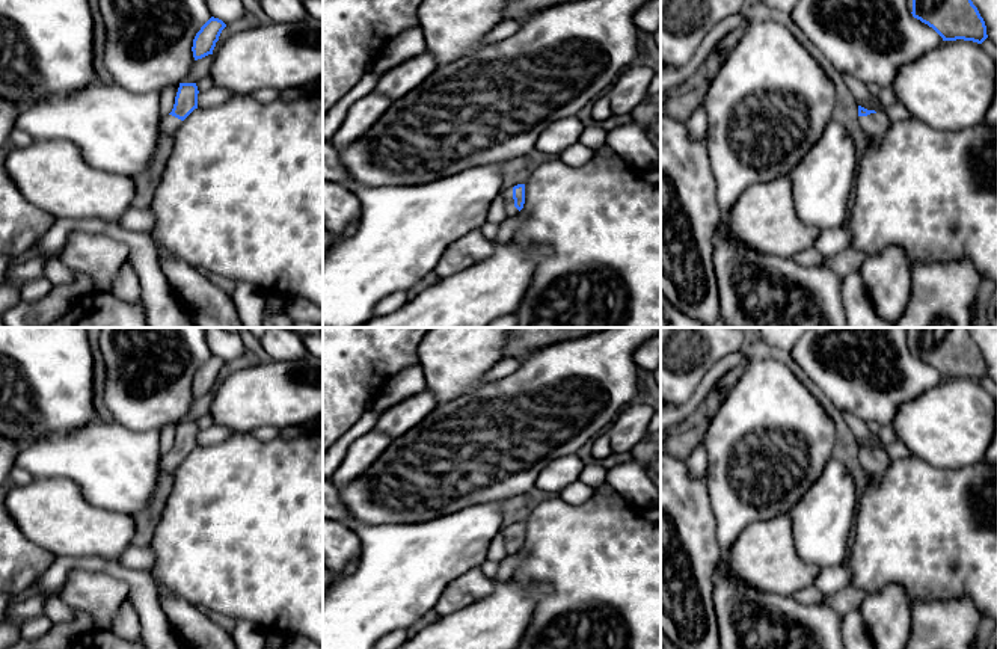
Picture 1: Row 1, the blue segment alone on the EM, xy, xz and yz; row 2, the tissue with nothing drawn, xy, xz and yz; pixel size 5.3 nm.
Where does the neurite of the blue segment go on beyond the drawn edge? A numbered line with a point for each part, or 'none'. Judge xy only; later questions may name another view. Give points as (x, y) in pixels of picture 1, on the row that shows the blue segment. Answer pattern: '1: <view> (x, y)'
1: xy (169, 124)

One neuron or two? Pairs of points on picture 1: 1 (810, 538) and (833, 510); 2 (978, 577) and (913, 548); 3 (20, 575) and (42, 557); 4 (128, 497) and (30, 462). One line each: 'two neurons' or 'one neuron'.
1: one neuron
2: one neuron
3: one neuron
4: one neuron

